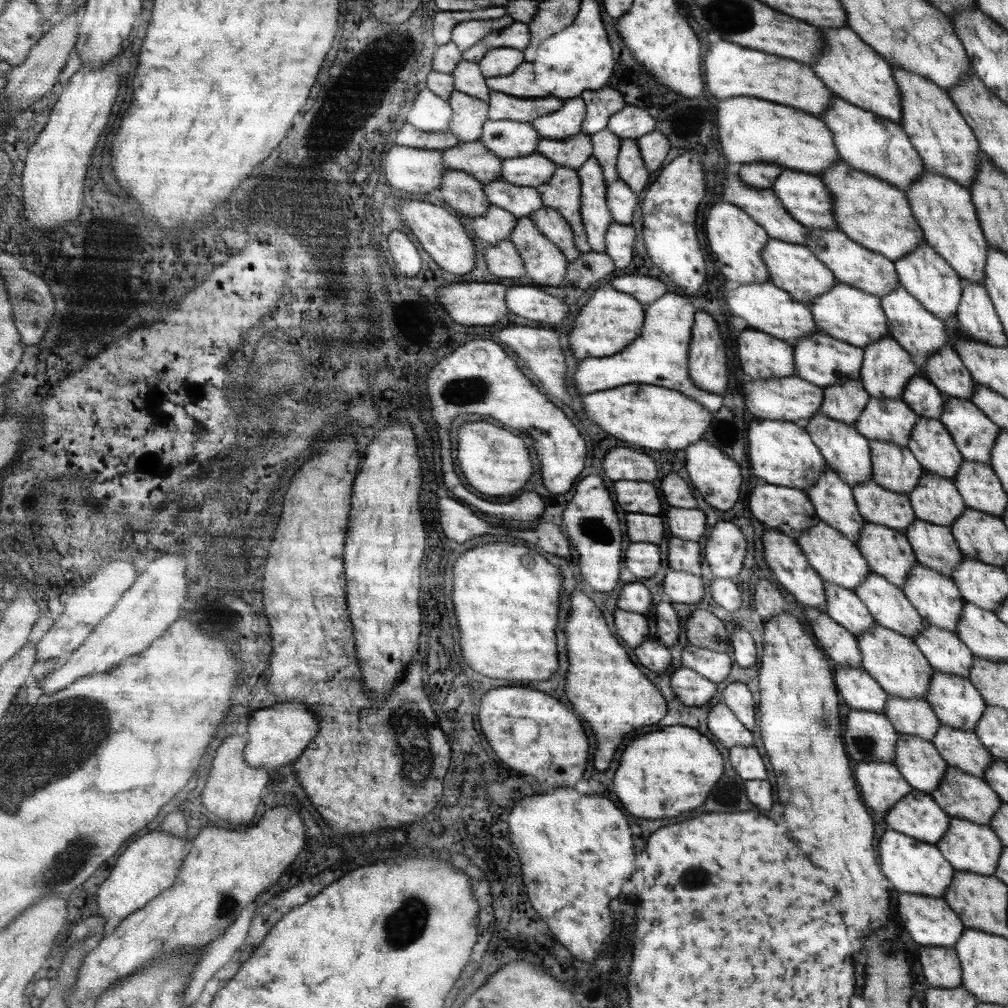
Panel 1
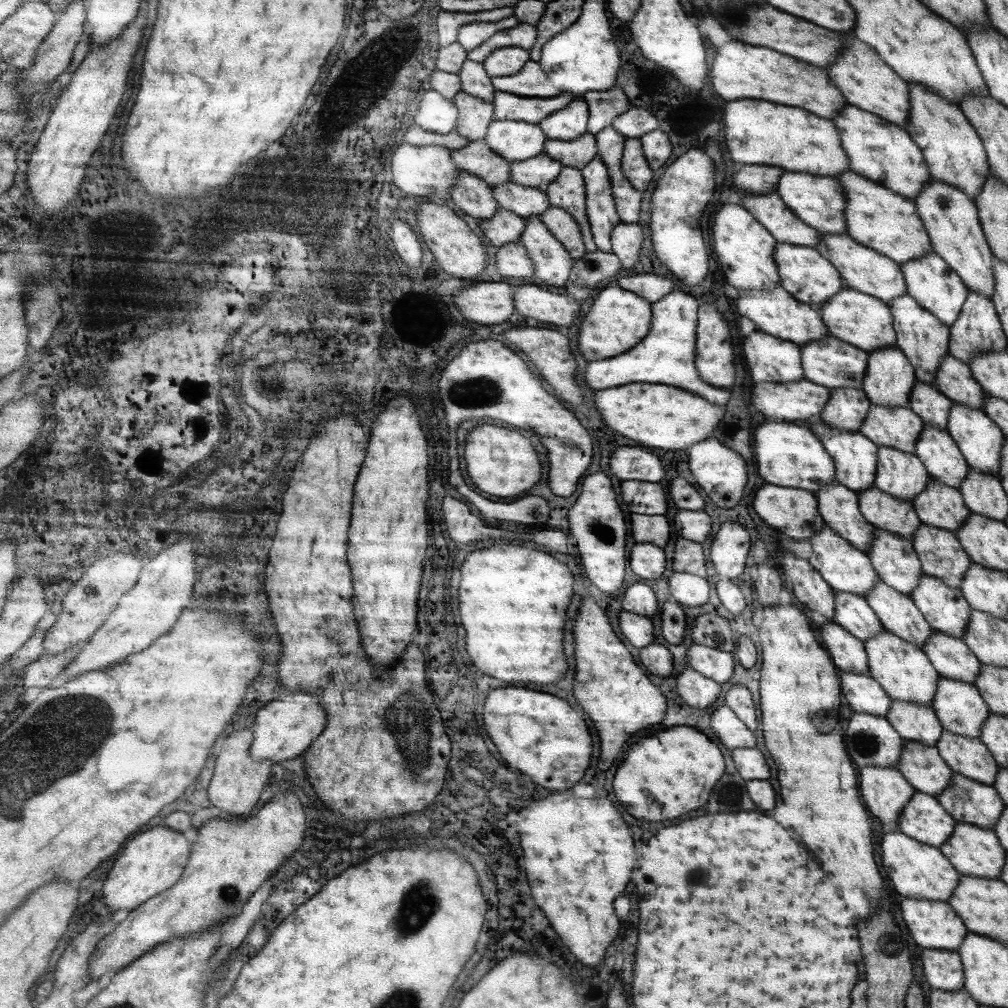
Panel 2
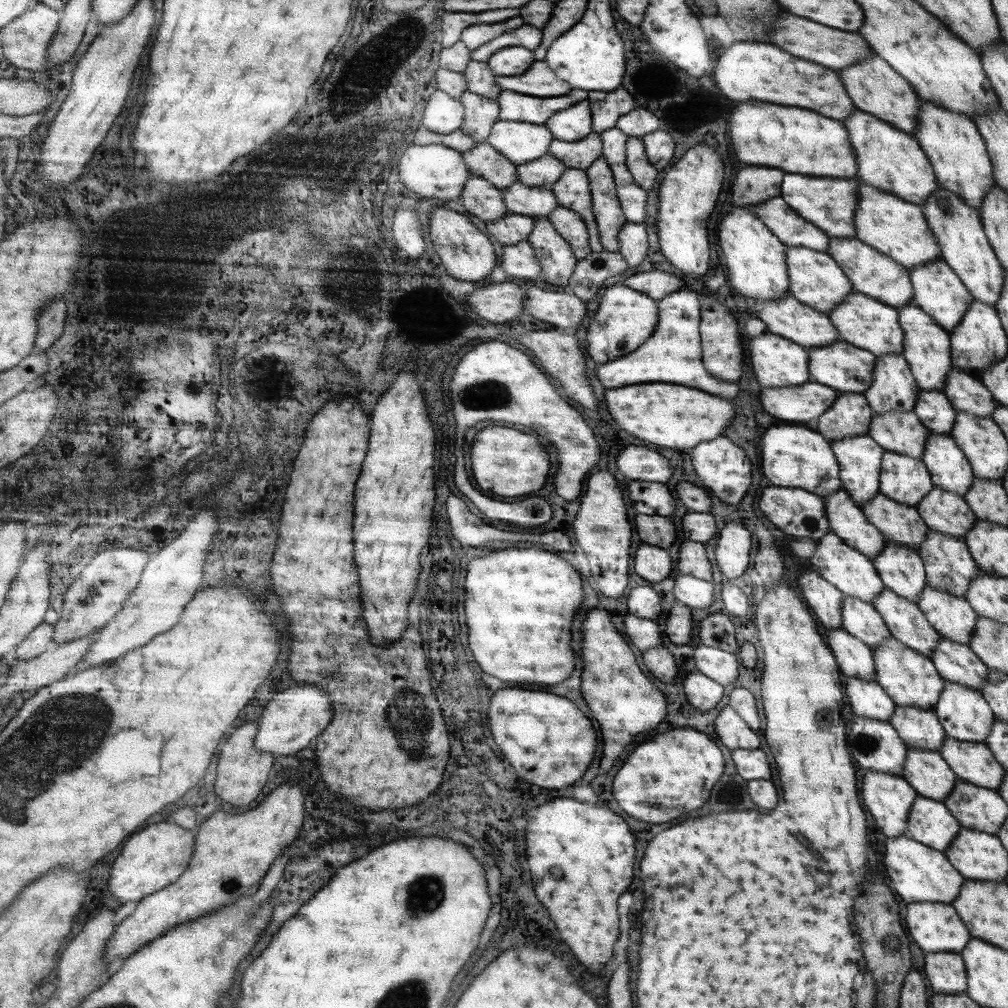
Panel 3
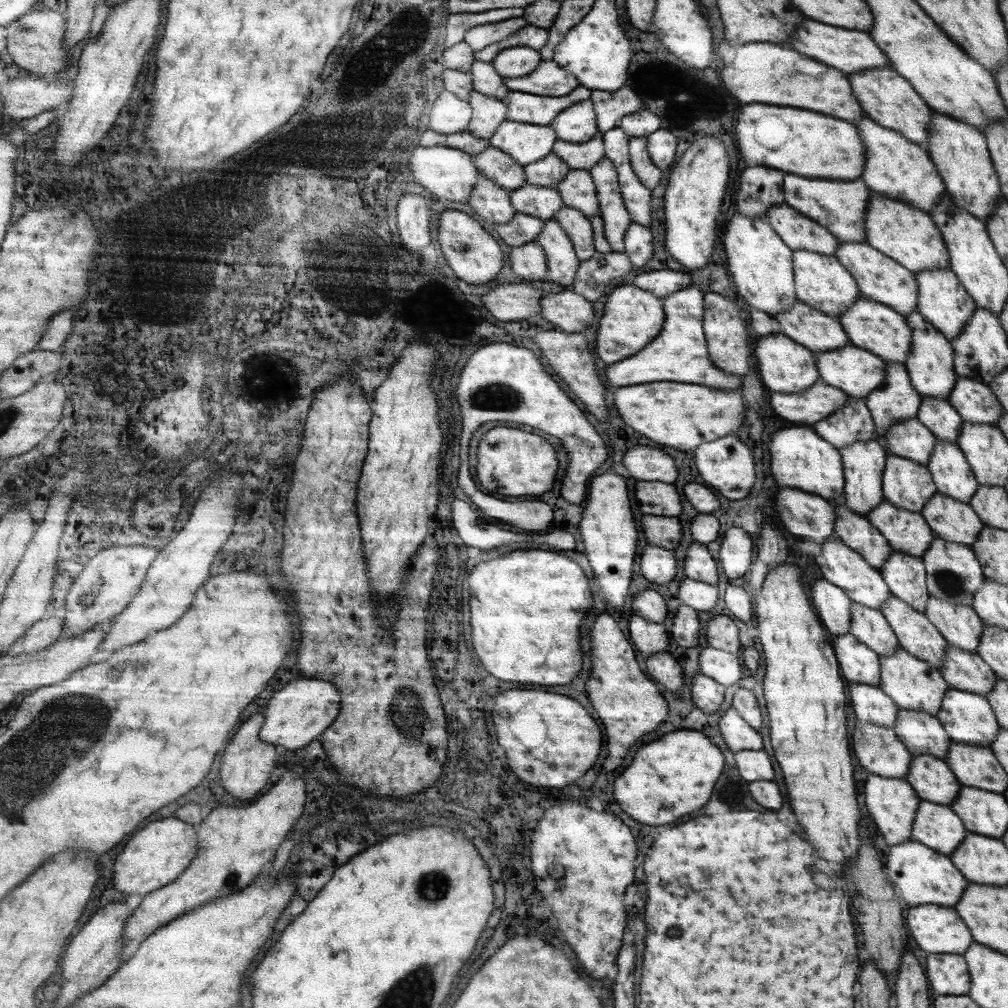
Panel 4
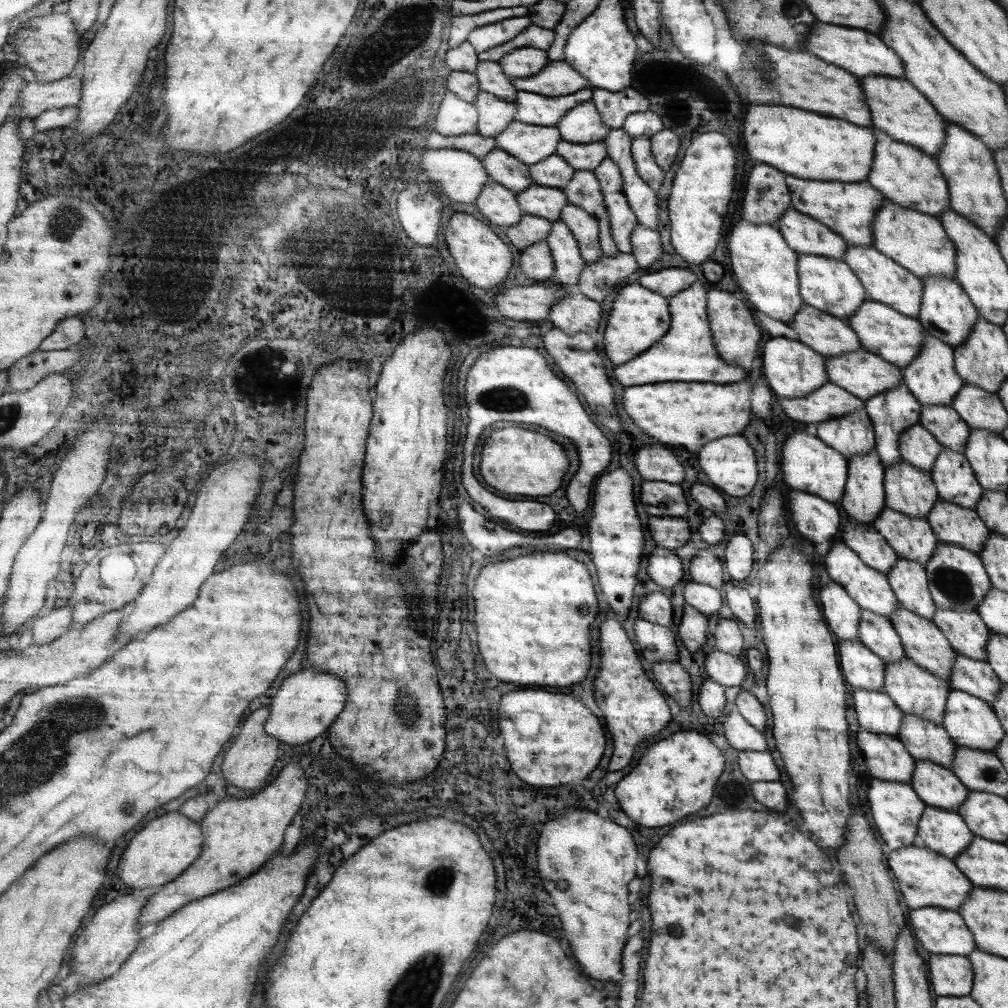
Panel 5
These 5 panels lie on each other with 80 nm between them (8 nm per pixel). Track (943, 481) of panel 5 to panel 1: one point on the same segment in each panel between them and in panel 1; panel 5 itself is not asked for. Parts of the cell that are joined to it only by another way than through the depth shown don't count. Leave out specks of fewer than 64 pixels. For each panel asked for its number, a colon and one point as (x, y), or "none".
1: (930, 443)
2: (941, 457)
3: (945, 461)
4: (951, 473)

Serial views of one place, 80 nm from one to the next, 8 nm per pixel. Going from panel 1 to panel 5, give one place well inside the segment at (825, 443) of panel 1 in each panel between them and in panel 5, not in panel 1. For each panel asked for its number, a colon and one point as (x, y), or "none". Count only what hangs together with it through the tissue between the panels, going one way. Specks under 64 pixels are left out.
2: (854, 455)
3: (859, 458)
4: (863, 462)
5: (863, 500)

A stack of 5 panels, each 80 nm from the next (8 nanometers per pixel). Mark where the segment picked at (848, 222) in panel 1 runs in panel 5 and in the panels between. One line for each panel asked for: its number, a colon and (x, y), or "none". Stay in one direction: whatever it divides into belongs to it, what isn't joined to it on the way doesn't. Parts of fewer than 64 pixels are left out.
2: (883, 220)
3: (895, 227)
4: (910, 236)
5: (919, 242)

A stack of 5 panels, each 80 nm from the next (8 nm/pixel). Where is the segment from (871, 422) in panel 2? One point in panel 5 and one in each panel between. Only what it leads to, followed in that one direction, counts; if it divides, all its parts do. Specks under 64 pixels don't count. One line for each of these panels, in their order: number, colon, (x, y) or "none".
3: (898, 432)
4: (908, 438)
5: (919, 448)

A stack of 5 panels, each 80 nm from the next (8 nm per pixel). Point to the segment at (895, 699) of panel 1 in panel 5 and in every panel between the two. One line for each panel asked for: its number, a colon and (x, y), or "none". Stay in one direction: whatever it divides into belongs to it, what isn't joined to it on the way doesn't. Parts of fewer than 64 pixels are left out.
2: (914, 722)
3: (918, 728)
4: (922, 733)
5: (924, 740)

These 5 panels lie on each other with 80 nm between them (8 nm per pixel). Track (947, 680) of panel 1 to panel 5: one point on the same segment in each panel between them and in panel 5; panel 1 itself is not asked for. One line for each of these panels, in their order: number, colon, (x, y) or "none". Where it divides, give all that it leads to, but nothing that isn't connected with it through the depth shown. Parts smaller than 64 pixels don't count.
2: (960, 708)
3: (966, 716)
4: (968, 719)
5: (970, 722)

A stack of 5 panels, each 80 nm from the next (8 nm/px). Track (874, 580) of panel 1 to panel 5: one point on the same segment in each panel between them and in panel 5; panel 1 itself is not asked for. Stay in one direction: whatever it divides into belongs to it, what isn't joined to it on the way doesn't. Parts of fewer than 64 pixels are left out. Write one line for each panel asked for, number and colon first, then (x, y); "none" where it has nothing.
2: (898, 614)
3: (906, 621)
4: (916, 634)
5: (923, 643)

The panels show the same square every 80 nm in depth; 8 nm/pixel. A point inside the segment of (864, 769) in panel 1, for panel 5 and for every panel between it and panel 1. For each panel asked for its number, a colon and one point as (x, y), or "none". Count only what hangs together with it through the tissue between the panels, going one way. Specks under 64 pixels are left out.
2: (885, 791)
3: (888, 798)
4: (892, 803)
5: (895, 808)

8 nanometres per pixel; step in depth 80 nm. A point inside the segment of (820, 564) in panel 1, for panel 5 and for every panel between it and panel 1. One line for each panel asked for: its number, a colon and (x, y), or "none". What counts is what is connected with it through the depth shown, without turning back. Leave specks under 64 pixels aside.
2: (845, 568)
3: (852, 572)
4: (840, 565)
5: (870, 589)

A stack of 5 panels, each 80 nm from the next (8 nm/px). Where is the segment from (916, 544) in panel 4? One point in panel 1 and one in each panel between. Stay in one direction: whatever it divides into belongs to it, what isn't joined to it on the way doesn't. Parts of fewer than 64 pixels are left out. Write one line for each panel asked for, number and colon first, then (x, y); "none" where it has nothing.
1: (877, 505)
2: (892, 514)
3: (900, 523)

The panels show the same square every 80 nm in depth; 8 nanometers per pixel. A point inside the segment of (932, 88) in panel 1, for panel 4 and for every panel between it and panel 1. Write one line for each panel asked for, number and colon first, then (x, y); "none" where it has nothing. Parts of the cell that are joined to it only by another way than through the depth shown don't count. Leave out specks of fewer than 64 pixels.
2: (952, 148)
3: (952, 142)
4: (959, 152)

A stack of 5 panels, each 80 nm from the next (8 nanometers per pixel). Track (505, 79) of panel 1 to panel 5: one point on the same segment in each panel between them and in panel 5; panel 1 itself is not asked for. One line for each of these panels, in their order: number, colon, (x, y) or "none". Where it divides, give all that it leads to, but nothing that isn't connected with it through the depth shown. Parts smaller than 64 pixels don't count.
2: (530, 81)
3: (539, 80)
4: (548, 80)
5: (557, 78)

